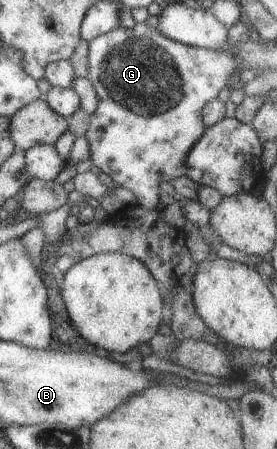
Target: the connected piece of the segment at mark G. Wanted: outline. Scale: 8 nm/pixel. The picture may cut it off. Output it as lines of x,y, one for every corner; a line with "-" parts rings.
138,22
131,28
118,28
111,32
96,36
88,42
89,54
88,65
89,70
87,78
94,85
99,97
99,104
96,111
91,115
91,122
88,131
85,133
88,140
90,160
104,173
108,173
113,181
116,181
120,187
125,187
133,191
137,197
136,204
147,208
158,207
159,192
158,185
162,181
175,180
180,176
186,176
187,165
185,164
186,156
190,148
200,139
200,136
206,131
207,125
202,117
202,108
210,100
217,97
220,90
227,85
230,75
237,67
237,57
227,49
201,48
184,45
183,43
174,41
164,37
156,28
148,27
144,22

